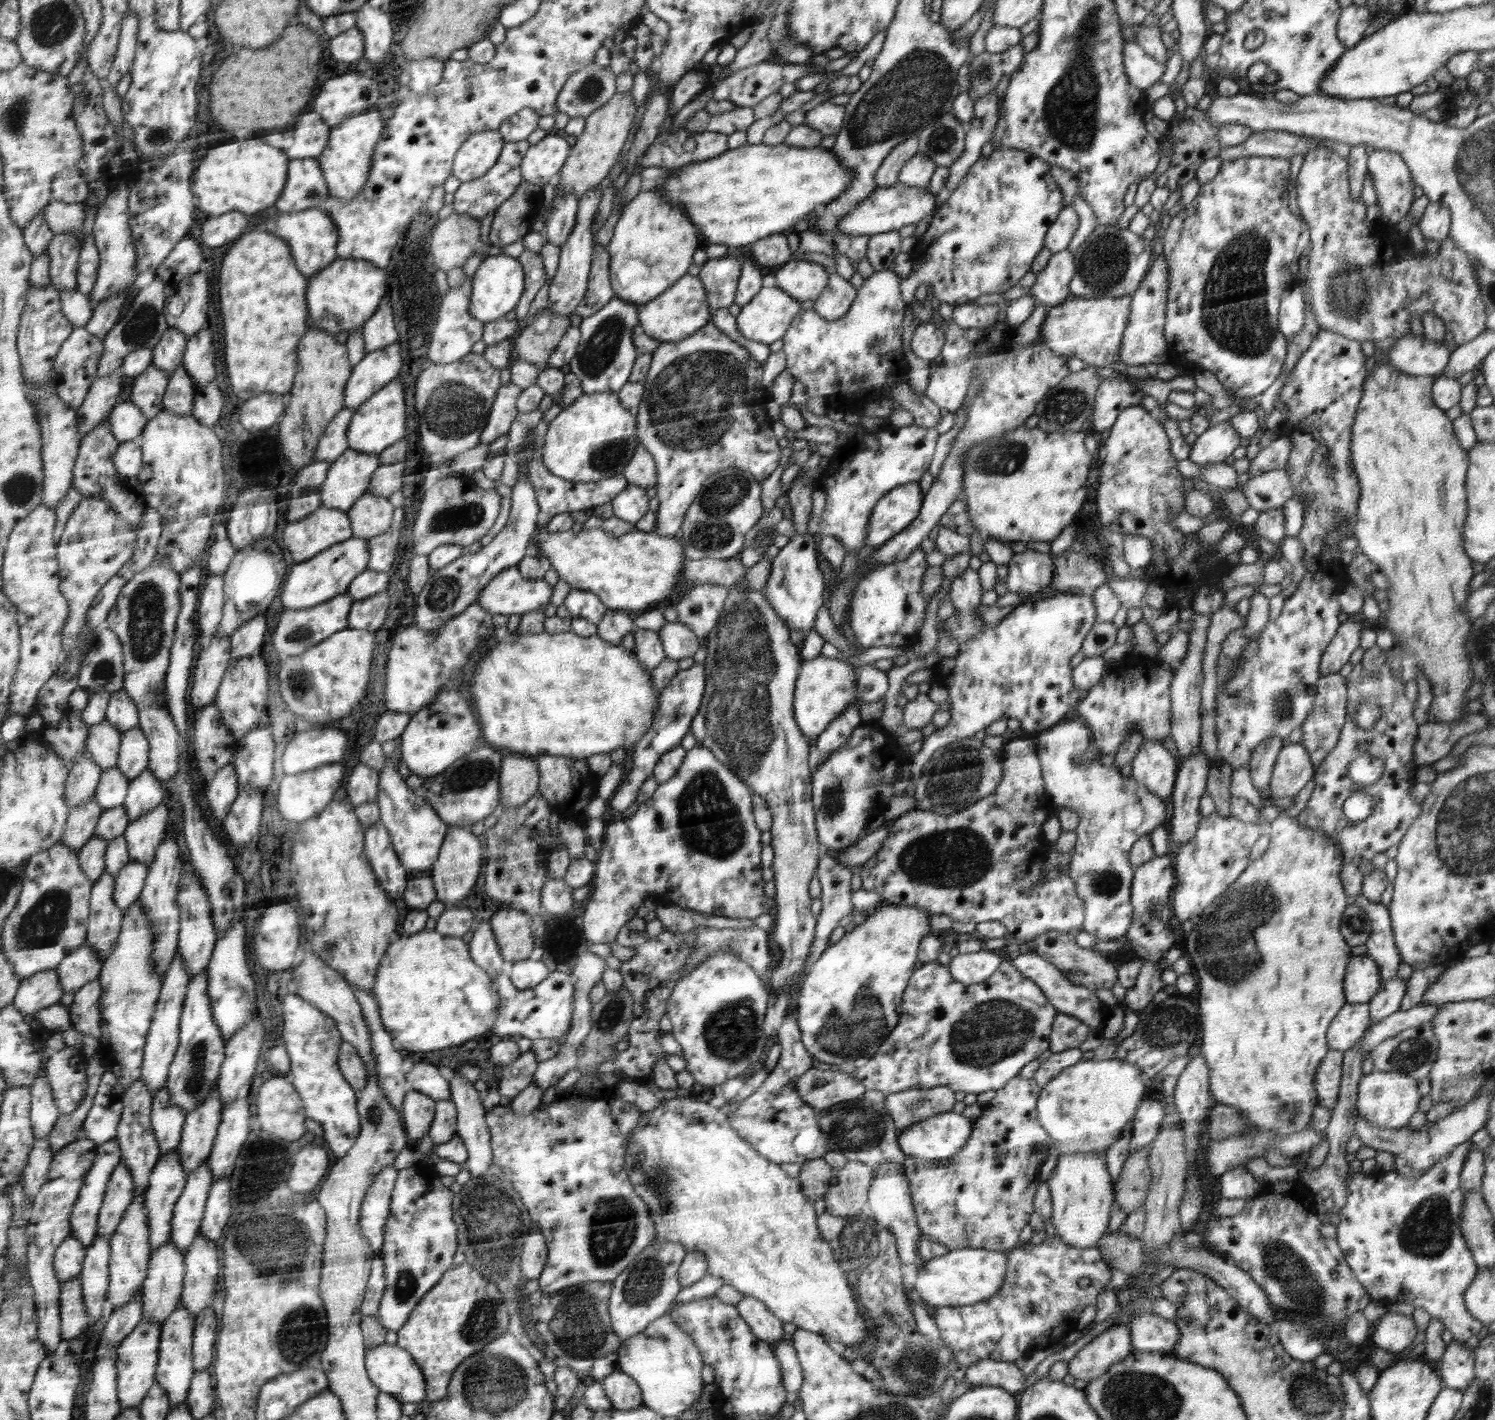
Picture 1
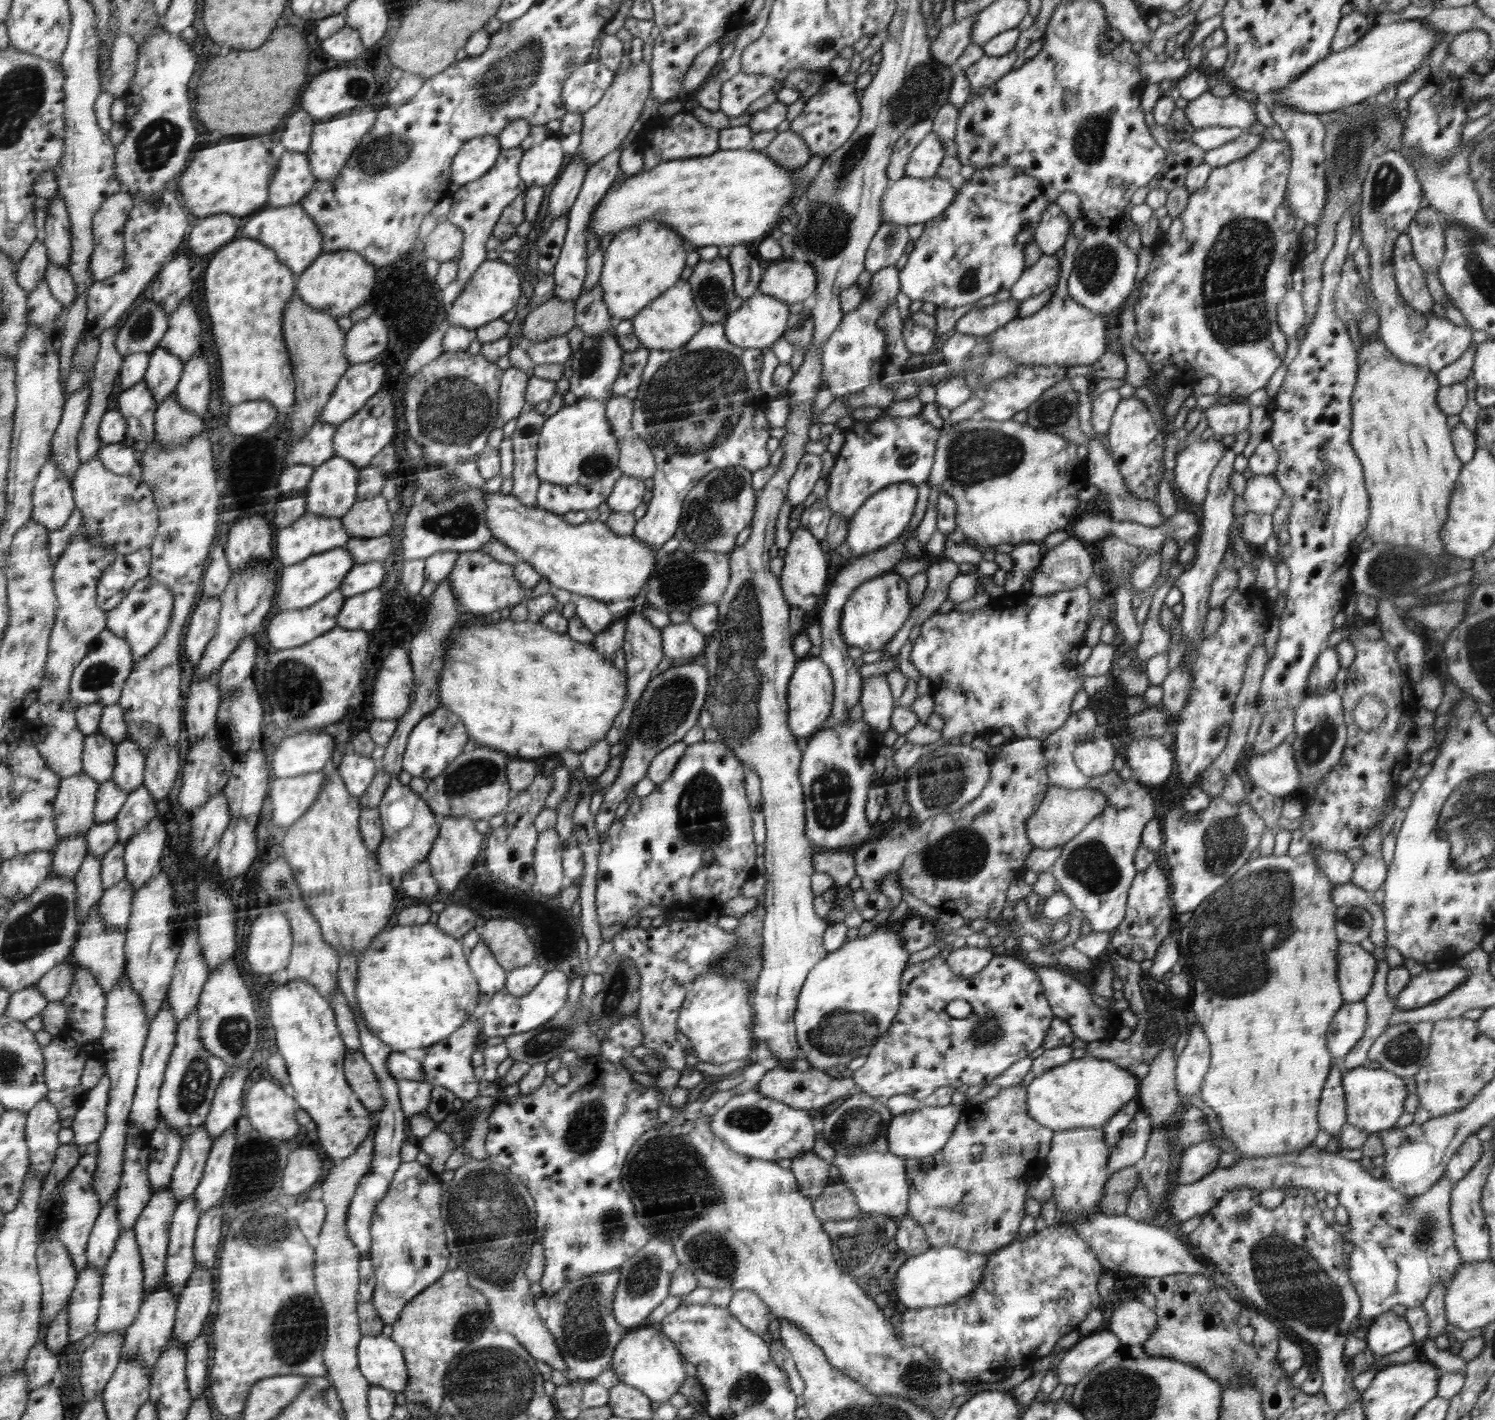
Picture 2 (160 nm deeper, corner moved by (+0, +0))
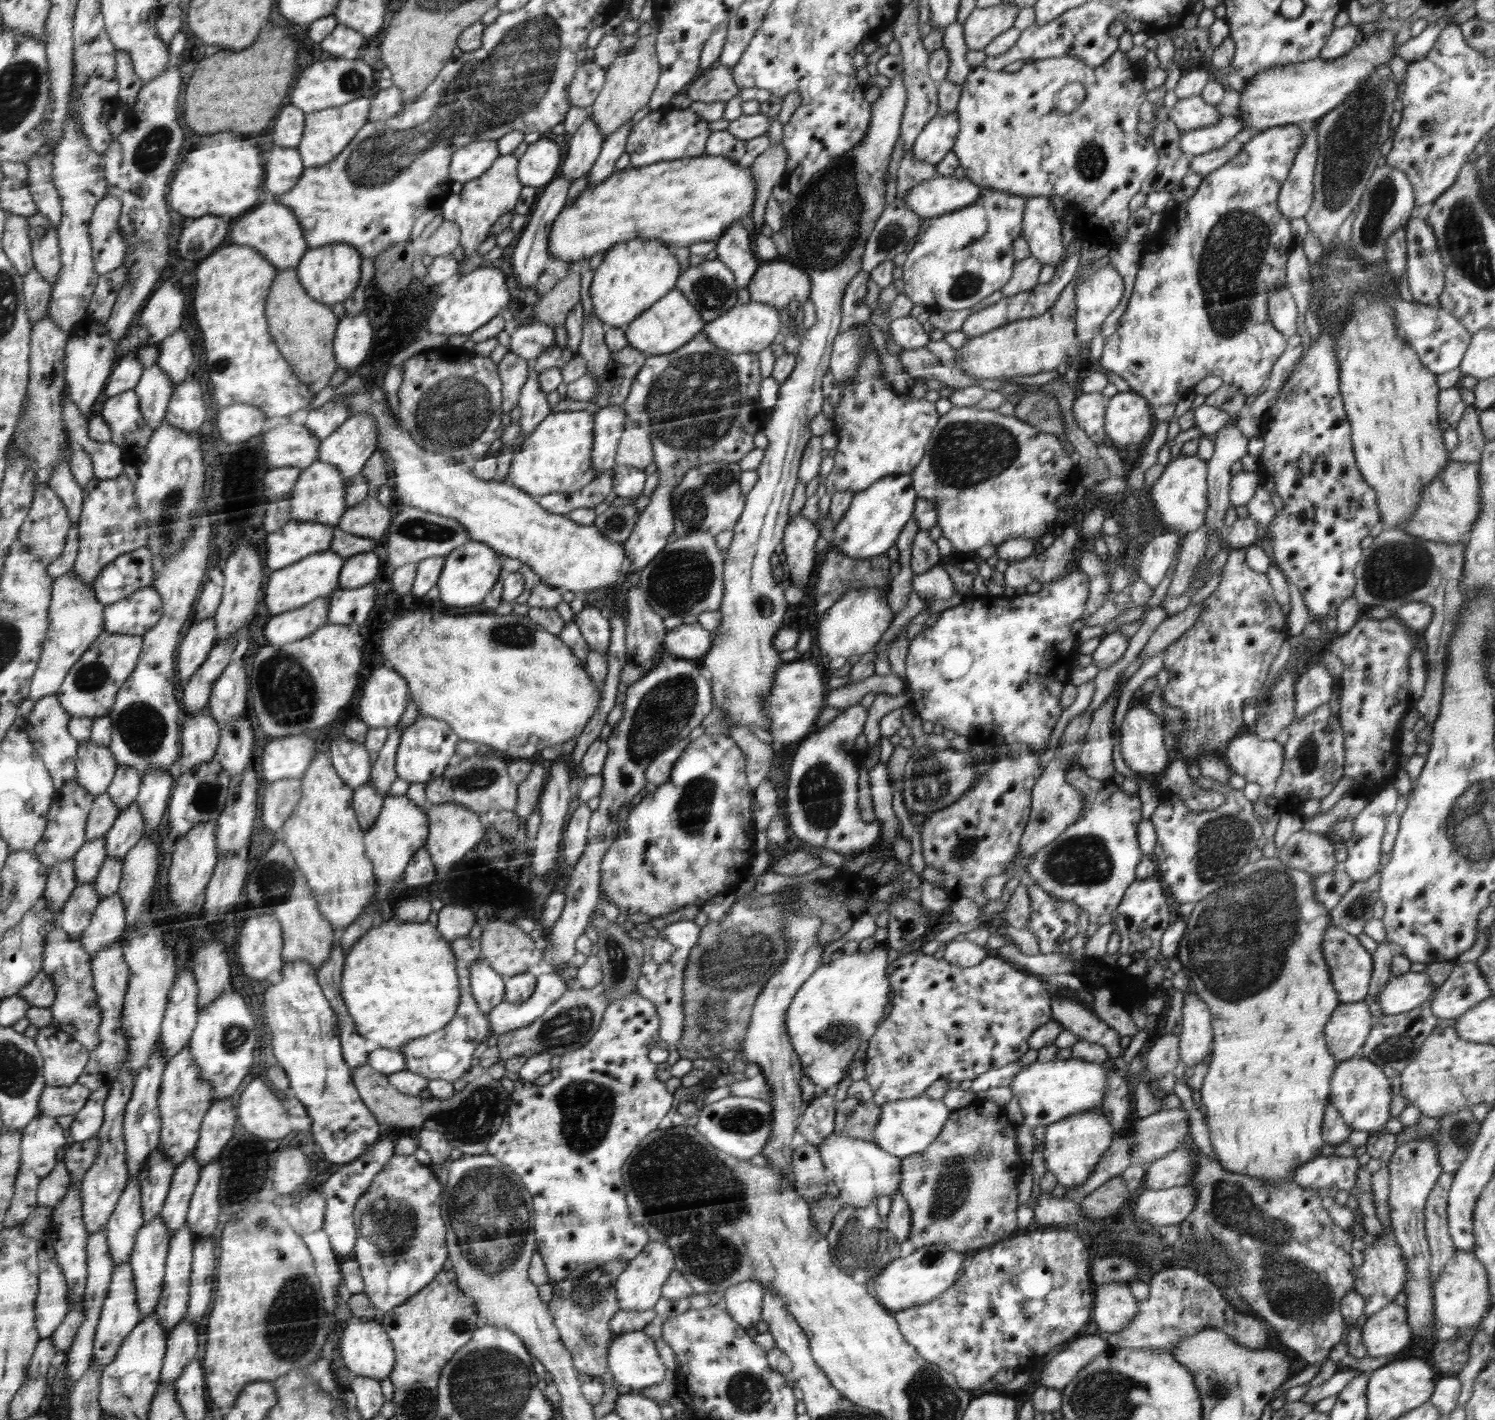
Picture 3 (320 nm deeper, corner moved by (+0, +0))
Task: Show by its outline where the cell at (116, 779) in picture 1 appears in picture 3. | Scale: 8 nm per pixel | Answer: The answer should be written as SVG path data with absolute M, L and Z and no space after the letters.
M107 792L95 797L86 824L86 841L105 837L118 817L119 811Z

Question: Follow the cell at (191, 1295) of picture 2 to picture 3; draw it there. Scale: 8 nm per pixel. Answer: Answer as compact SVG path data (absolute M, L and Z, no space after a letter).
M182 1319L177 1329L169 1334L164 1368L160 1382L173 1384L198 1352L198 1325L194 1319Z

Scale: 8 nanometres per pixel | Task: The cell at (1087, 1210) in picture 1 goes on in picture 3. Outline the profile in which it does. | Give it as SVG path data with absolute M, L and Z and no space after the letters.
M1100 1109L1076 1113L1049 1124L1045 1127L1043 1145L1045 1168L1056 1176L1057 1182L1066 1190L1077 1189L1093 1173L1094 1167L1111 1145L1112 1136L1113 1126Z

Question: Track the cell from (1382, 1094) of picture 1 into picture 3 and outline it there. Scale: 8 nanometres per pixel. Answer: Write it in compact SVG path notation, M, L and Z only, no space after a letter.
M1356 1055L1337 1063L1330 1080L1329 1103L1351 1129L1370 1133L1384 1128L1384 1124L1390 1120L1392 1097L1392 1079L1386 1077L1384 1071L1370 1060Z

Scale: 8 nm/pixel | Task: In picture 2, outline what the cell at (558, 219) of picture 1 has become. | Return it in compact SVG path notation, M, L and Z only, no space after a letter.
M572 159L562 171L562 176L550 192L548 200L548 224L564 213L570 213L583 180L587 173L587 164L582 159Z

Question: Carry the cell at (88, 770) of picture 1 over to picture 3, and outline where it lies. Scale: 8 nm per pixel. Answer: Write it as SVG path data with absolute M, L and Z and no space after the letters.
M75 780L57 790L56 800L50 807L49 825L45 830L44 838L33 850L34 854L49 870L54 869L61 862L73 860L76 852L87 842L86 824L94 799L95 797Z

